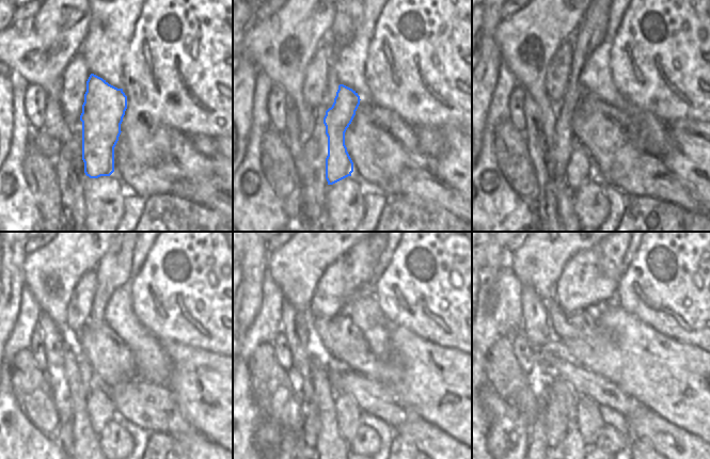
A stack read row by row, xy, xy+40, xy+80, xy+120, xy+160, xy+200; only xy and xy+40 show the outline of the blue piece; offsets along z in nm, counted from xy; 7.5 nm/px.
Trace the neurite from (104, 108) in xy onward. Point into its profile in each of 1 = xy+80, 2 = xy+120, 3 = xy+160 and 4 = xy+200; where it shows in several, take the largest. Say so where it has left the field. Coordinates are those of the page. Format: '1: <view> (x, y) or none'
1: xy+80 (579, 170)
2: xy+120 (101, 410)
3: xy+160 (348, 415)
4: xy+200 (589, 423)

